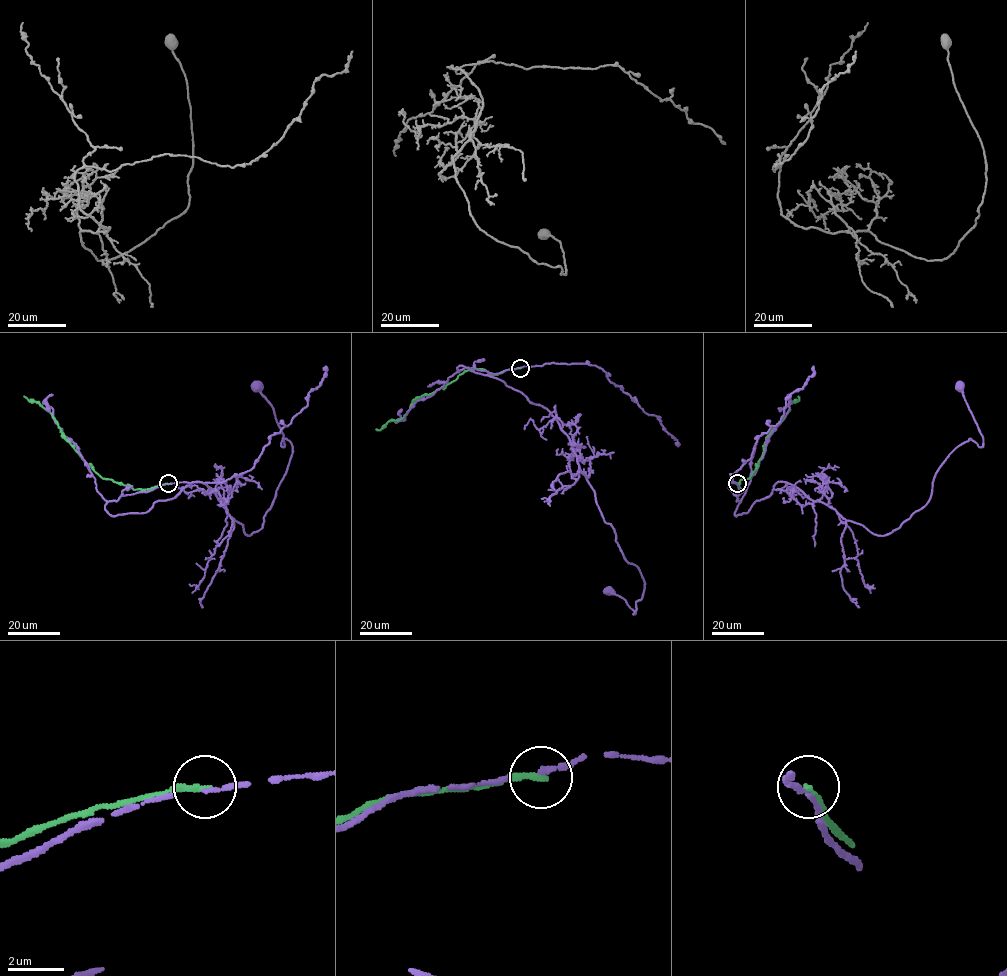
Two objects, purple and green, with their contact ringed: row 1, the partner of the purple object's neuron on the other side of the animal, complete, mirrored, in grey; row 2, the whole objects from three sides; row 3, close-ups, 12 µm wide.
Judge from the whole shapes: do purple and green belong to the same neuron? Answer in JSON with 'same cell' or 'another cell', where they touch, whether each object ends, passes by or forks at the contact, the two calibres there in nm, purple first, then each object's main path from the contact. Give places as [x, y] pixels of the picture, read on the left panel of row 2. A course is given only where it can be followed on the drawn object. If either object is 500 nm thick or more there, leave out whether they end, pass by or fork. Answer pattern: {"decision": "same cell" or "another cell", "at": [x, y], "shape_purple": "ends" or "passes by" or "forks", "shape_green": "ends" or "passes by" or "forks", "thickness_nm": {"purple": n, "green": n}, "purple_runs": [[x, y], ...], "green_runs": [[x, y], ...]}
{"decision": "another cell", "at": [168, 483], "shape_purple": "passes by", "shape_green": "ends", "thickness_nm": {"purple": 120, "green": 240}, "purple_runs": [[168, 484], [105, 509], [145, 513], [198, 481], [246, 534], [262, 527], [292, 446], [281, 445], [257, 386]], "green_runs": [[168, 483], [134, 490], [128, 485], [100, 477], [65, 438], [49, 412], [23, 396]]}

